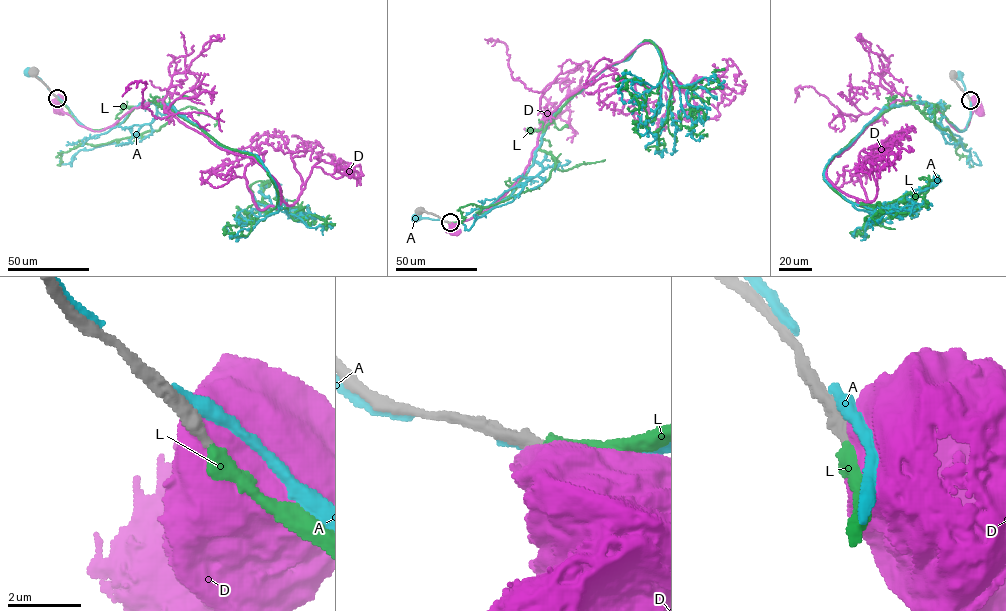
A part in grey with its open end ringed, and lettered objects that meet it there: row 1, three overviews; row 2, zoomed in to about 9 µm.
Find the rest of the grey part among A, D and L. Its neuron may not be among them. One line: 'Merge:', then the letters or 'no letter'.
Merge: L

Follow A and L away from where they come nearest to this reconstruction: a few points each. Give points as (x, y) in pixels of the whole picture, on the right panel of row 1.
A: (970, 98), (958, 77)
L: (970, 100), (960, 130), (926, 102), (890, 107), (823, 174), (846, 199), (893, 209), (929, 175), (932, 187)

